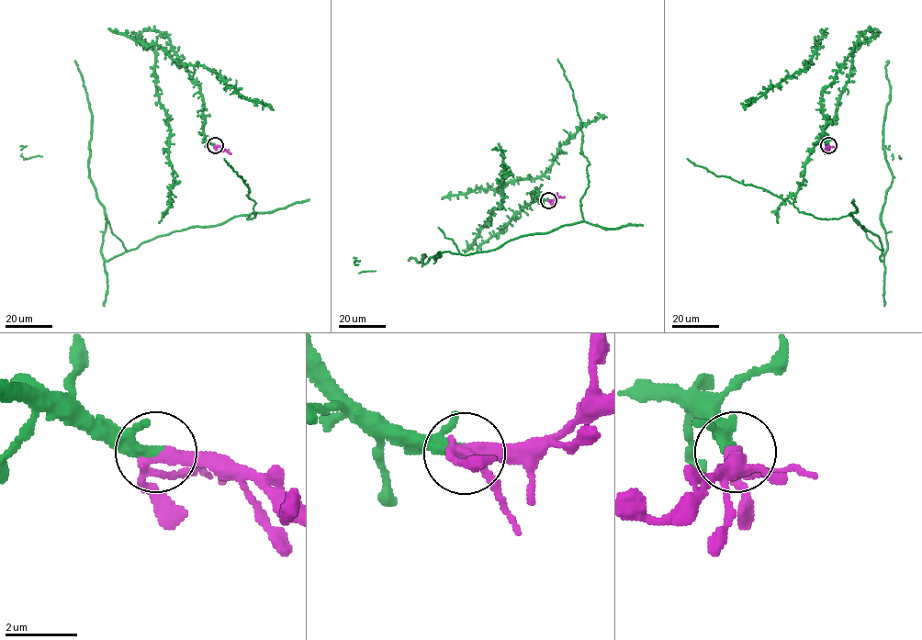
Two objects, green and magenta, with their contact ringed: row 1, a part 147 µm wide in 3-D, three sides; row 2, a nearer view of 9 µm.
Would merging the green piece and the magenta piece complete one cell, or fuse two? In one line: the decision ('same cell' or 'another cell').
same cell

